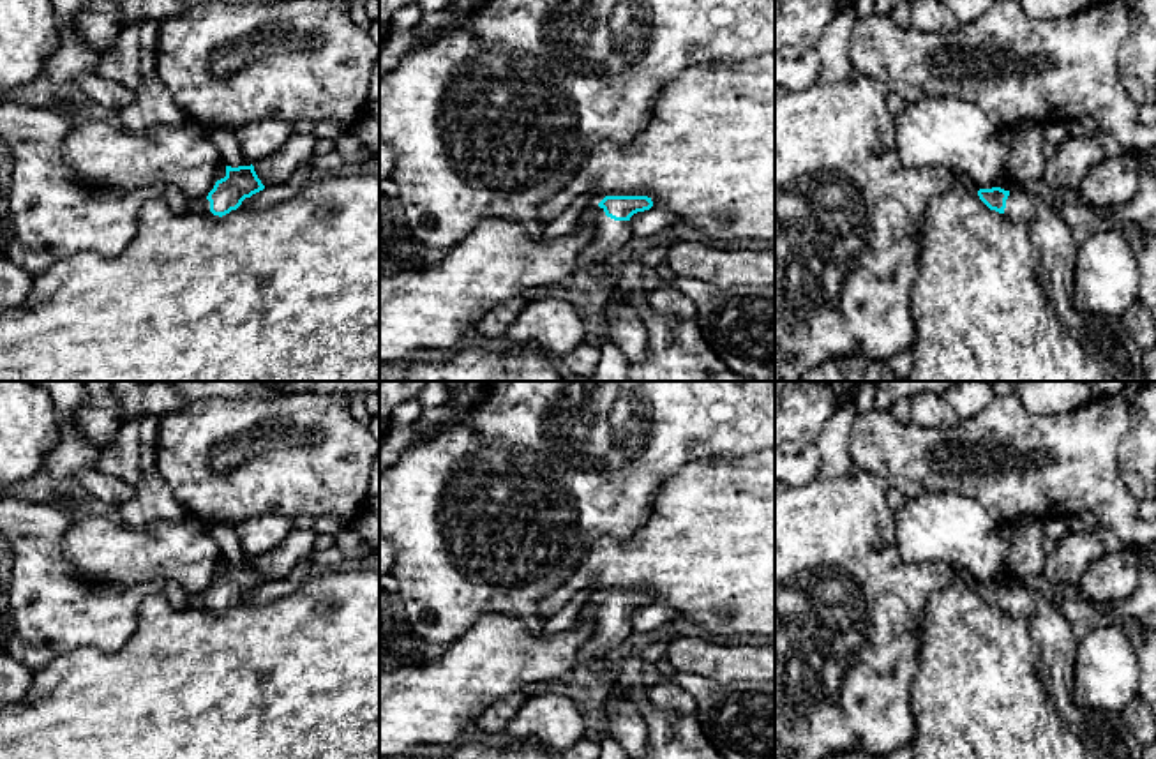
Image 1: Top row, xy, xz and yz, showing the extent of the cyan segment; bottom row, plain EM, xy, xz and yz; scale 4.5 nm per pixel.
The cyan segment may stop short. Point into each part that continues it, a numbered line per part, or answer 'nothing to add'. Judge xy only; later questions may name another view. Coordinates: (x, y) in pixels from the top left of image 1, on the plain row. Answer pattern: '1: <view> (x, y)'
1: xy (202, 599)

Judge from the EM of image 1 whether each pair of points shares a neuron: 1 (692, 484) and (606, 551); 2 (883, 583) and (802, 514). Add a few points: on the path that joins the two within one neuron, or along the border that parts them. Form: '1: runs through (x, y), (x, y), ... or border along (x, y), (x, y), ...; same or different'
1: runs through (680, 509), (638, 551), (630, 551); same
2: runs through (863, 576), (821, 533); same

